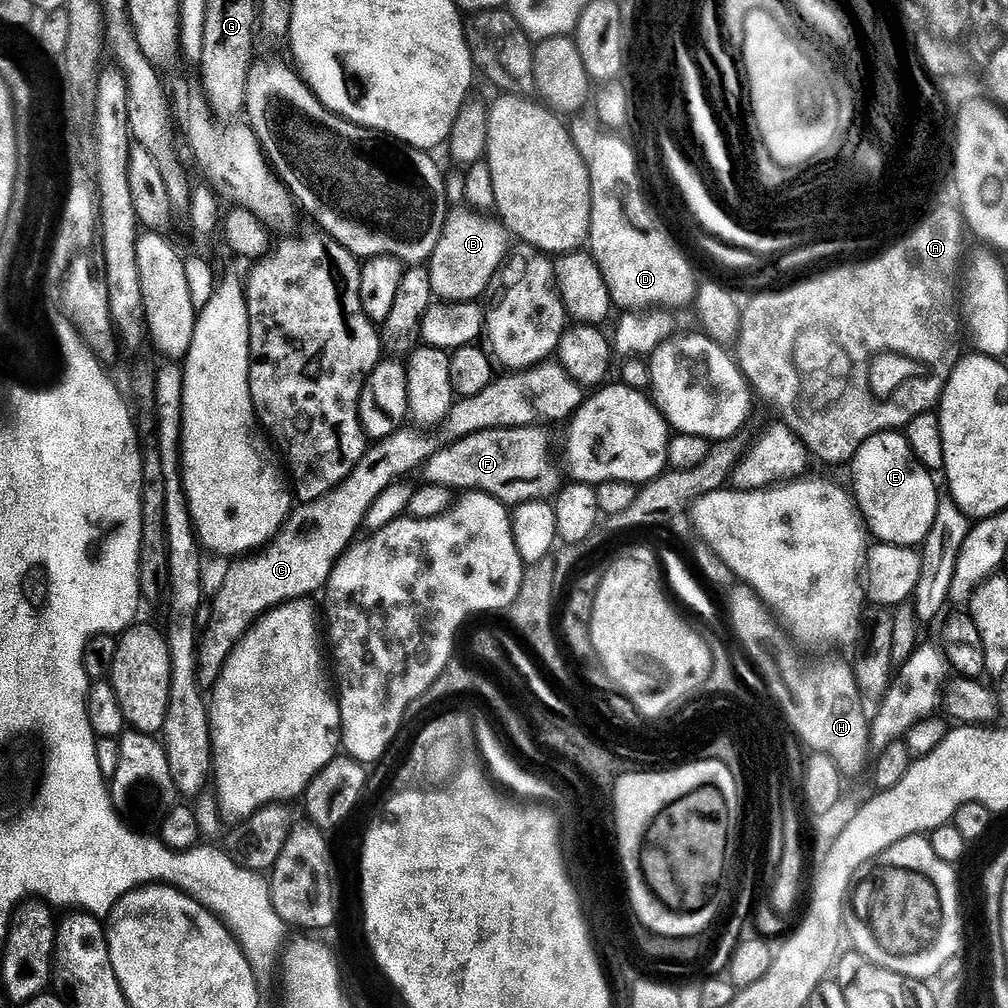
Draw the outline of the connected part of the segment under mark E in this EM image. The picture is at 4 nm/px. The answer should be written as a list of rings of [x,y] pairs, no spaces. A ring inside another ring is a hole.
[[[903,431],[883,432],[874,434],[874,438],[866,438],[862,446],[858,446],[858,454],[850,461],[852,468],[852,488],[854,503],[867,525],[876,535],[875,539],[881,544],[897,544],[903,548],[916,548],[923,545],[930,534],[931,528],[938,520],[936,511],[940,508],[940,496],[936,493],[933,473],[920,465],[919,460],[912,453],[912,447],[907,435]]]

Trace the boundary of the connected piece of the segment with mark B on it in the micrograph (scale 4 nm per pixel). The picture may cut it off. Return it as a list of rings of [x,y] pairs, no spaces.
[[[463,206],[457,210],[449,211],[448,221],[444,227],[442,238],[438,238],[438,246],[432,252],[430,259],[430,271],[433,280],[435,295],[444,302],[476,302],[480,295],[489,291],[492,279],[500,271],[502,265],[509,259],[508,240],[510,233],[499,219],[485,214],[480,210],[473,210],[471,207]]]

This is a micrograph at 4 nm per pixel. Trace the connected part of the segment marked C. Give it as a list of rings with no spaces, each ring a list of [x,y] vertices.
[[[399,430],[384,440],[375,441],[371,447],[373,448],[364,457],[361,455],[357,459],[354,470],[341,479],[333,492],[328,492],[322,498],[309,504],[301,503],[293,507],[287,522],[267,544],[229,563],[232,565],[229,566],[228,573],[225,574],[224,581],[221,582],[220,589],[216,592],[216,601],[212,604],[212,617],[209,618],[208,625],[203,625],[198,636],[196,678],[201,689],[215,688],[224,669],[224,663],[228,661],[228,656],[234,650],[234,646],[265,612],[269,612],[270,609],[280,604],[286,604],[289,600],[315,597],[315,592],[319,588],[321,591],[327,585],[334,566],[340,560],[340,555],[347,550],[349,544],[357,539],[356,531],[359,528],[361,530],[372,503],[383,491],[403,481],[407,477],[404,476],[407,472],[412,472],[415,468],[416,471],[423,469],[428,459],[438,450],[438,444],[435,444],[430,437],[423,436],[420,432],[405,432],[405,430]]]

